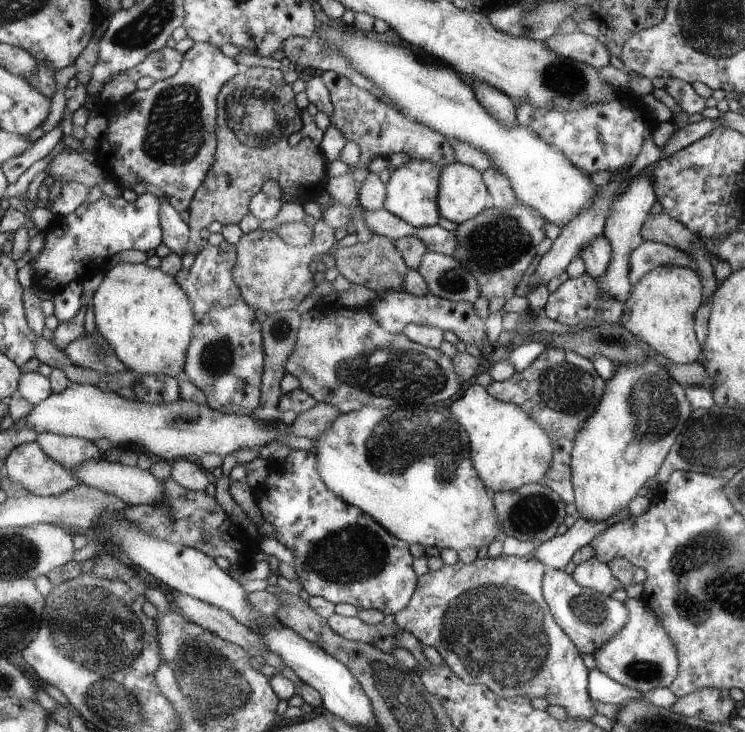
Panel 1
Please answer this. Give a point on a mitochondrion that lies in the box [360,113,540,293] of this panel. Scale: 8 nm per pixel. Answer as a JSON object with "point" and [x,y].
{"point":[497,243]}

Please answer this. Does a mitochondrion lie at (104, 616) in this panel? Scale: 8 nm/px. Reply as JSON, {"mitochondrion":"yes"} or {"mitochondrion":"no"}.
{"mitochondrion":"yes"}

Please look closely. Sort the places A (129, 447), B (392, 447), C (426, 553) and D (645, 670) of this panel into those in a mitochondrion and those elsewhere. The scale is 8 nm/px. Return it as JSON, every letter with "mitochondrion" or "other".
{"A":"other","B":"mitochondrion","C":"other","D":"mitochondrion"}

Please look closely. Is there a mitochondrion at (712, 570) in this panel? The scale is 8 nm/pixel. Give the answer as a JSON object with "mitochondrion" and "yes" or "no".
{"mitochondrion":"yes"}

